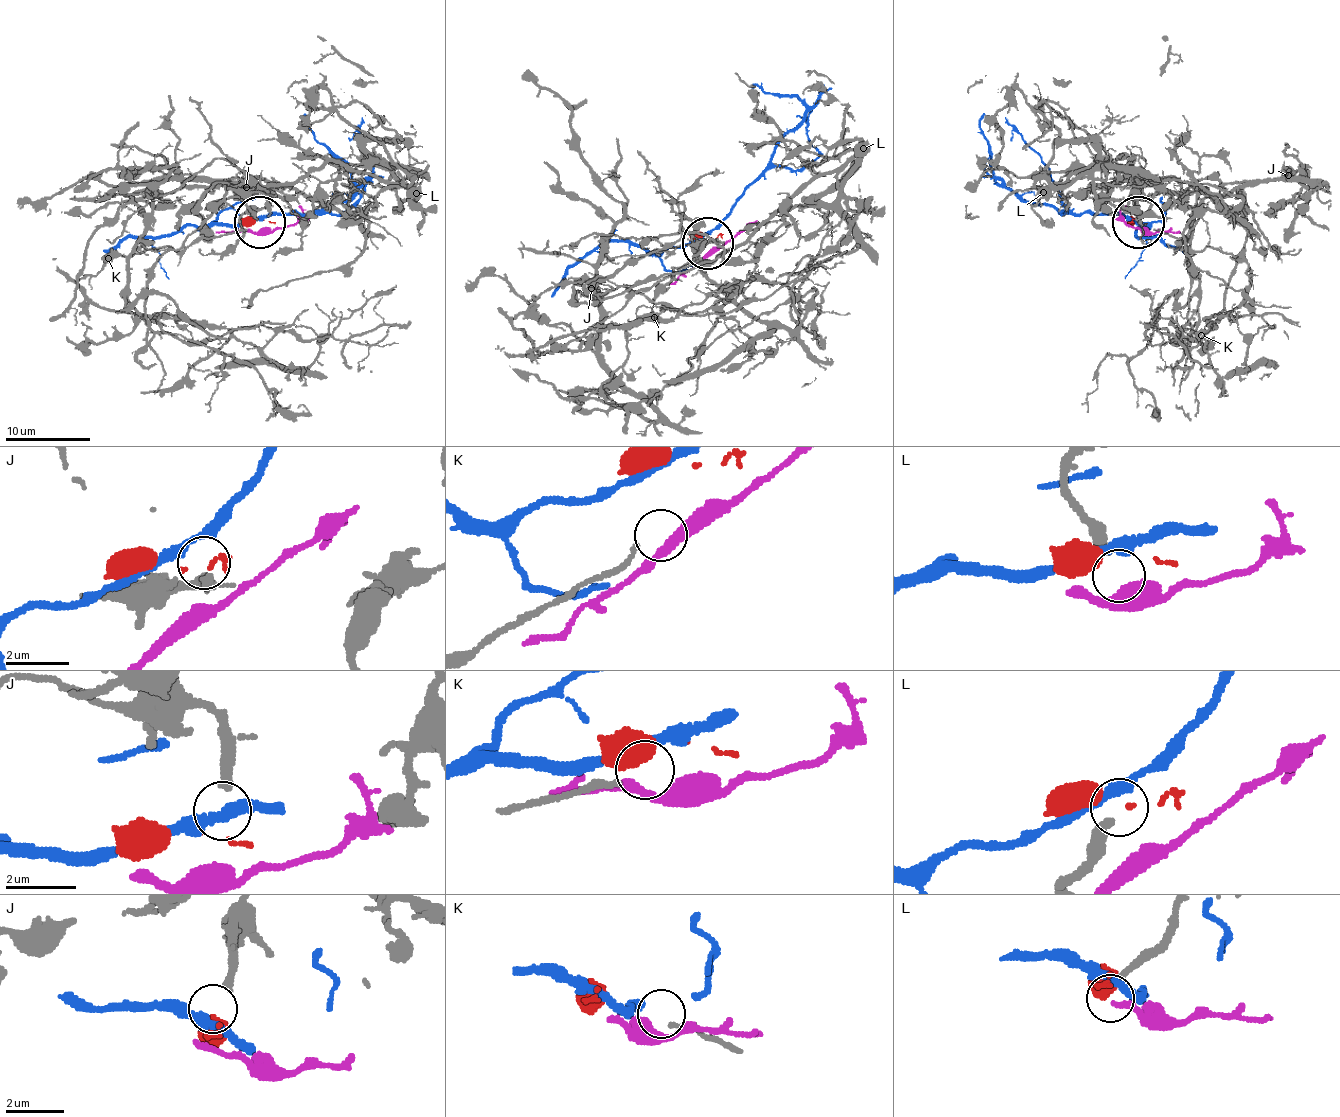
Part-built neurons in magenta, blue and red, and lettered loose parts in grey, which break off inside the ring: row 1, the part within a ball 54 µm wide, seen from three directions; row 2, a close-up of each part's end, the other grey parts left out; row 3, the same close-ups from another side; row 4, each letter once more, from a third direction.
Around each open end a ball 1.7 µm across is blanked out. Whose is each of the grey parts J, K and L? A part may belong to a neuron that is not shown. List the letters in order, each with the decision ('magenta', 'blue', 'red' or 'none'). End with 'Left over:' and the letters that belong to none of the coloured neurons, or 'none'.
J: red
K: none
L: none
Left over: K, L

